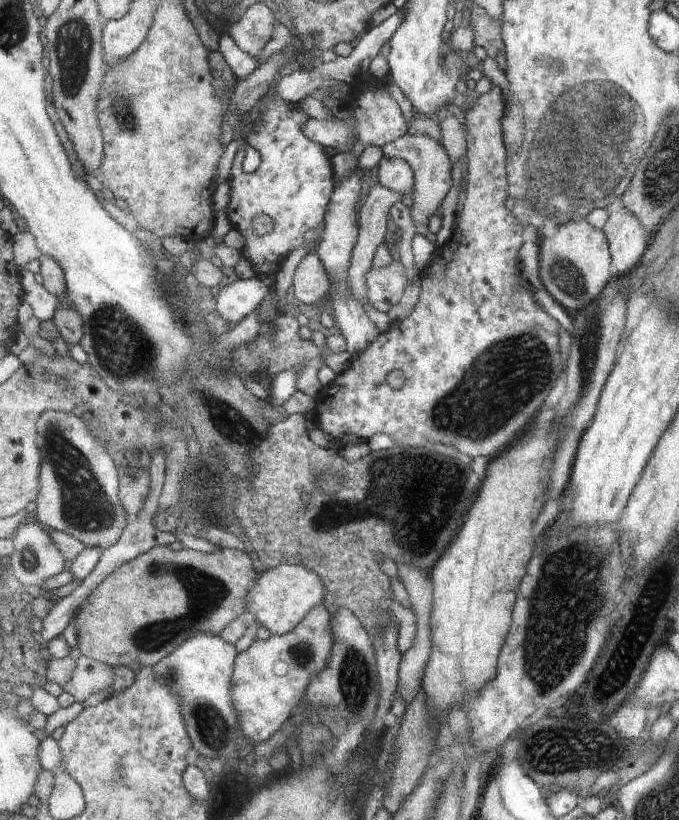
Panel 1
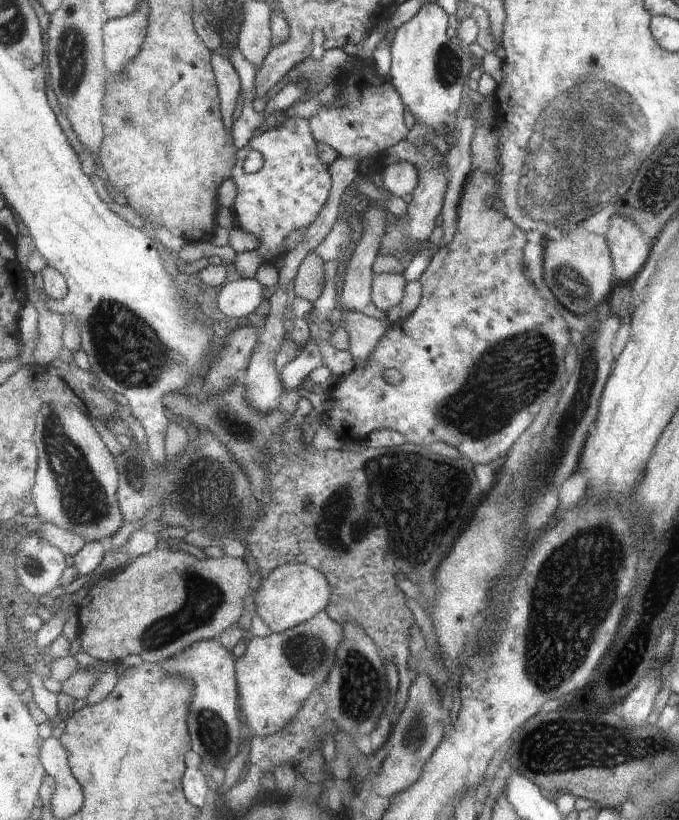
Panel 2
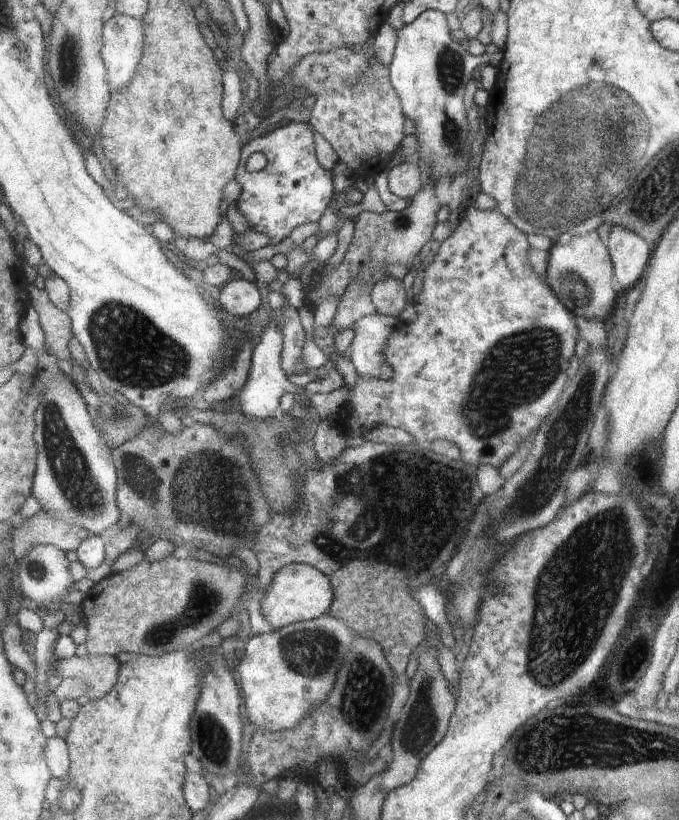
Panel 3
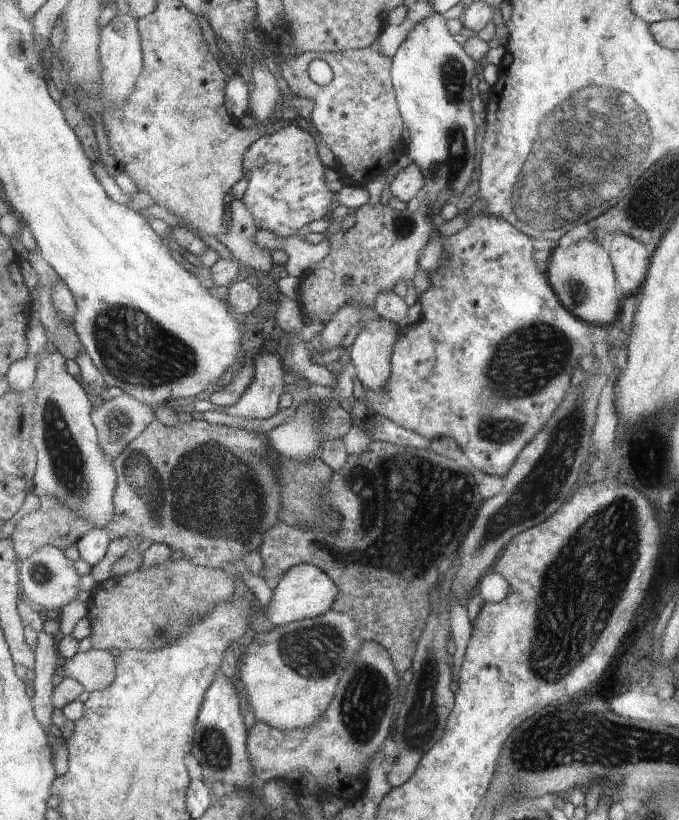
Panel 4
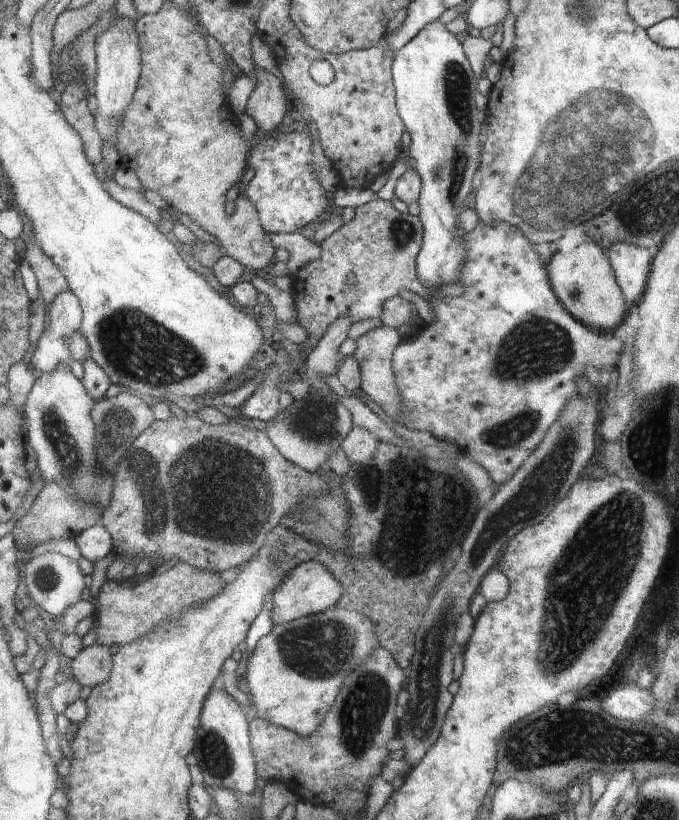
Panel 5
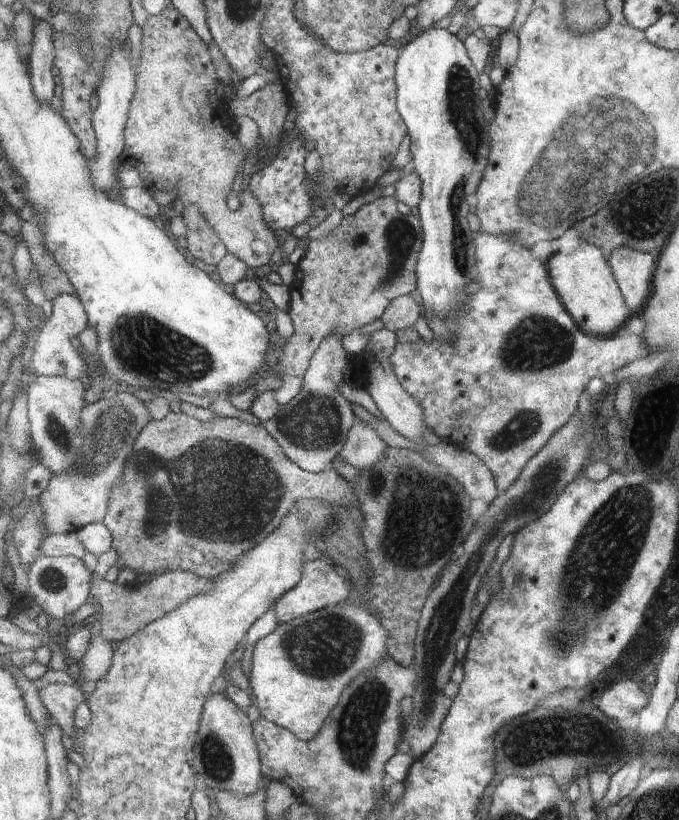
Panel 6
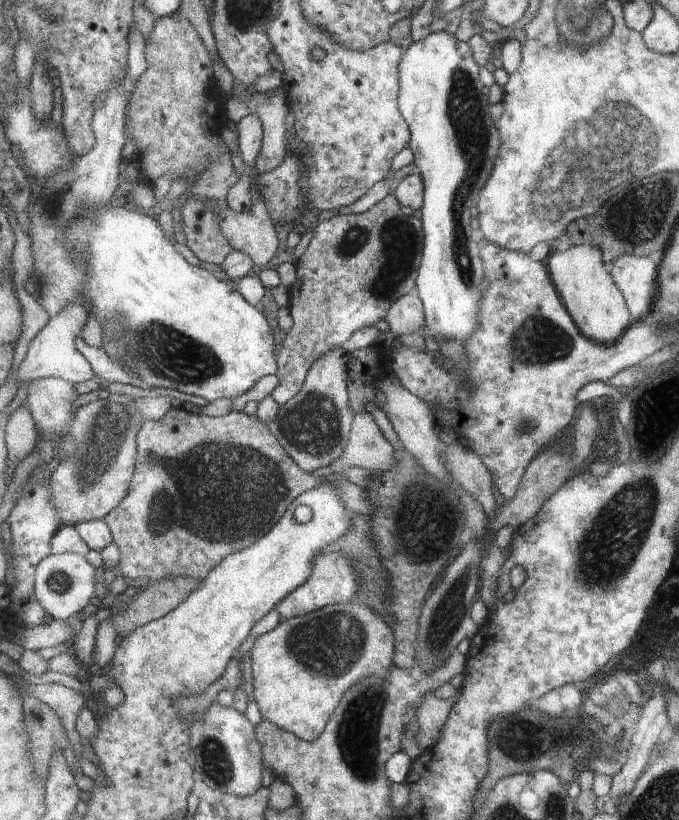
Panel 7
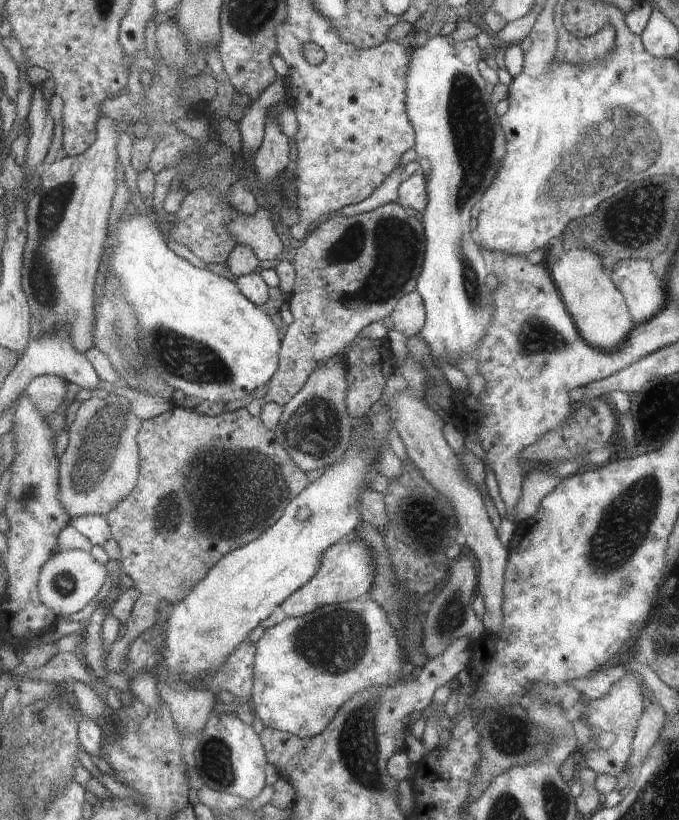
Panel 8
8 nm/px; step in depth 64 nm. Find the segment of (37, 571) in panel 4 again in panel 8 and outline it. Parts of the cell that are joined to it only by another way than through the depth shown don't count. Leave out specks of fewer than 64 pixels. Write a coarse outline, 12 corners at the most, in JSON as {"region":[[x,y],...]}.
{"region":[[61,551],[40,578],[47,607],[67,619],[104,588],[91,552]]}

